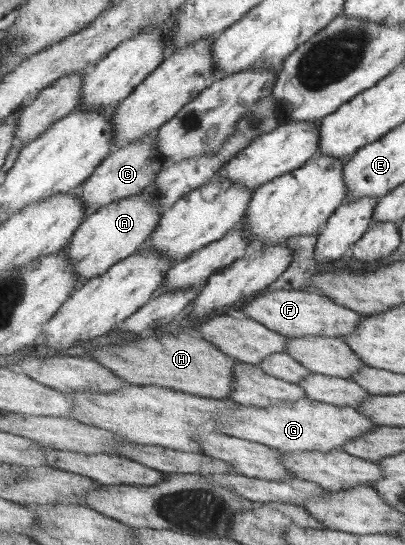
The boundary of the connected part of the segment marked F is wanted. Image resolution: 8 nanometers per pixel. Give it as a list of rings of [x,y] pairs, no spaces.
[[[278,290],[265,291],[242,303],[238,309],[248,318],[254,318],[262,322],[270,329],[290,338],[302,338],[305,336],[323,336],[330,338],[344,338],[354,334],[359,325],[365,319],[361,313],[353,309],[338,305],[329,297],[322,297],[319,293],[310,293],[304,290]]]

